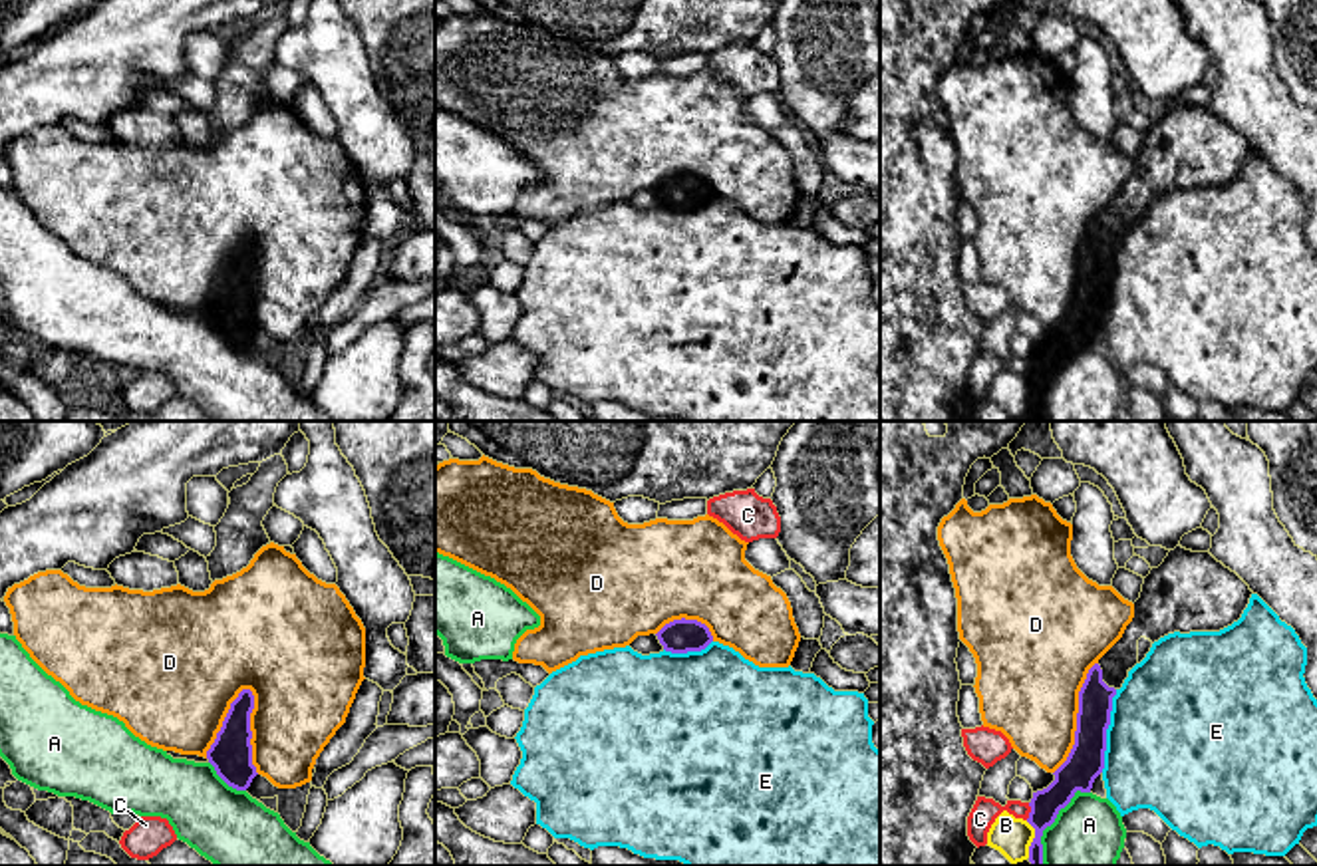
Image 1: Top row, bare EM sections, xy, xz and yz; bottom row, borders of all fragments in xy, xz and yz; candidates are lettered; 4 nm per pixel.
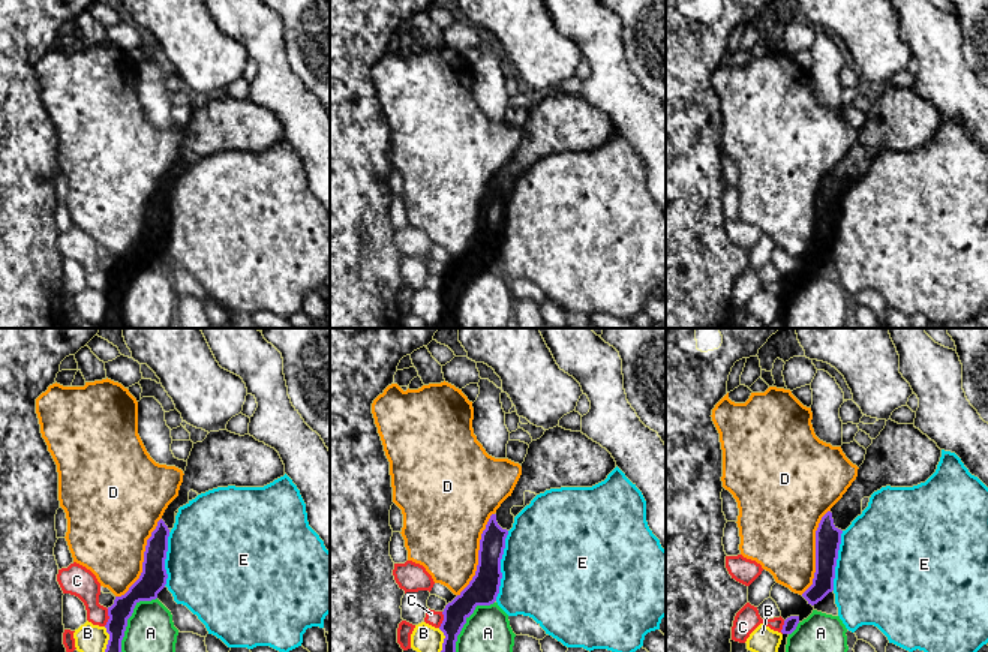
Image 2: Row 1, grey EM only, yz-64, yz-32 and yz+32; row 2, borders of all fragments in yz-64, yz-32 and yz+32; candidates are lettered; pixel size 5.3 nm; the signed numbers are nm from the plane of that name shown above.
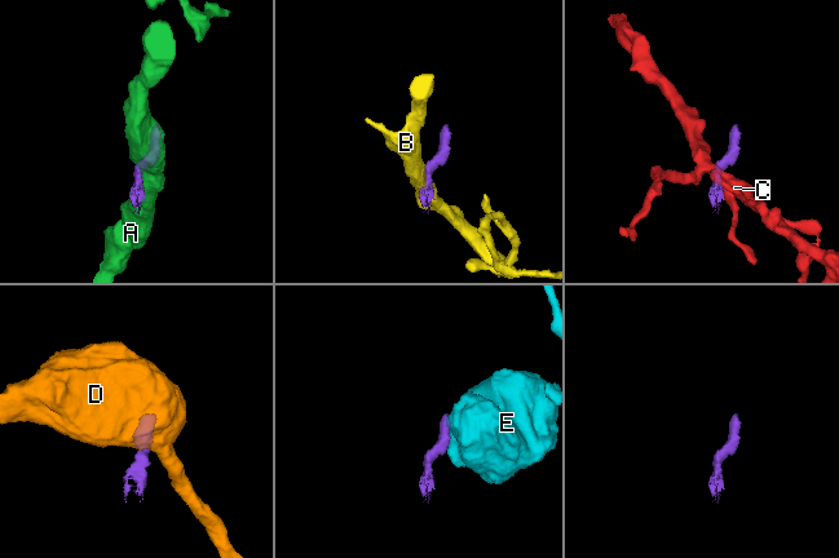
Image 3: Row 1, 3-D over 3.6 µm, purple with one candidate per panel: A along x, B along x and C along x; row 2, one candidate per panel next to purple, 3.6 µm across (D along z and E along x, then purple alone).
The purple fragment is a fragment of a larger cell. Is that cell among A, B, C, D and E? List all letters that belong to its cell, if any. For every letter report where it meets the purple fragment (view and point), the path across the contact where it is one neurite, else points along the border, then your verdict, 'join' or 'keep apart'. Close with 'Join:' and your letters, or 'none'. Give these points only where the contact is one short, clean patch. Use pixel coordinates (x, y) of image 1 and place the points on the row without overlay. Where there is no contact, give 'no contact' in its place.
A: contact yz (1051, 378); keep apart
B: contact yz (1033, 394); border yz (1025, 376), (1033, 384), (1029, 412); keep apart
C: contact yz (1031, 366); border yz (1029, 358), (1025, 374); keep apart
D: contact xy (249, 285); keep apart
E: contact yz (1105, 287); border yz (1117, 245), (1111, 257), (1105, 322), (1101, 326); keep apart
Join: none

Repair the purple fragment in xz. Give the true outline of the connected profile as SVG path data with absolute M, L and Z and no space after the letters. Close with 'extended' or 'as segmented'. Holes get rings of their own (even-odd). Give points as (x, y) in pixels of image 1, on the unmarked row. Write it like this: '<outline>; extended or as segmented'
M685 173L665 179L656 191L671 209L701 207L713 197L705 179Z; as segmented

